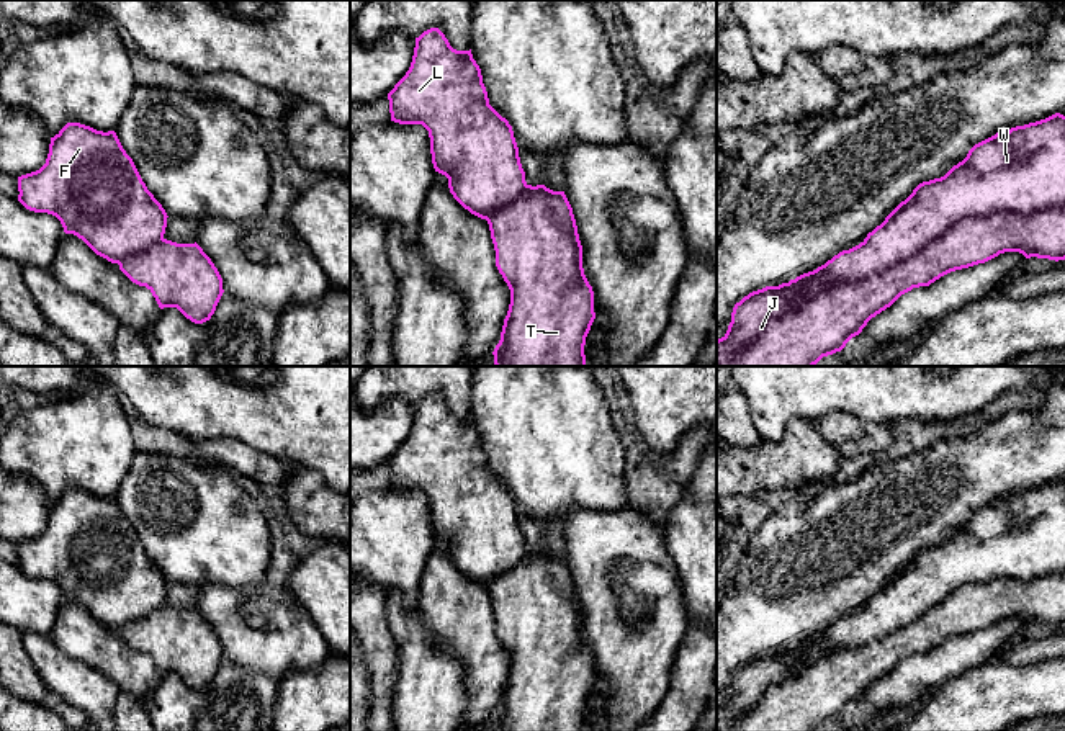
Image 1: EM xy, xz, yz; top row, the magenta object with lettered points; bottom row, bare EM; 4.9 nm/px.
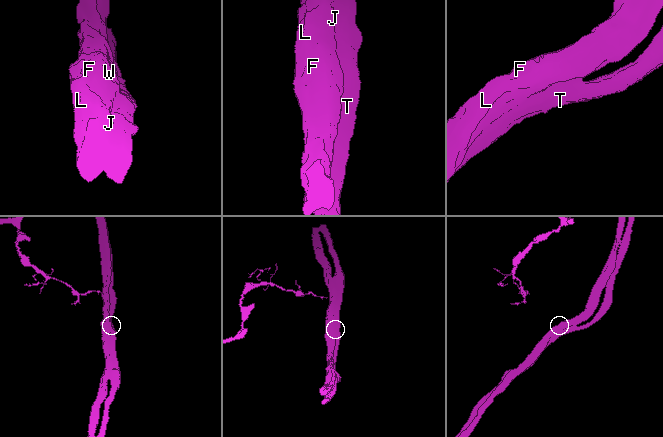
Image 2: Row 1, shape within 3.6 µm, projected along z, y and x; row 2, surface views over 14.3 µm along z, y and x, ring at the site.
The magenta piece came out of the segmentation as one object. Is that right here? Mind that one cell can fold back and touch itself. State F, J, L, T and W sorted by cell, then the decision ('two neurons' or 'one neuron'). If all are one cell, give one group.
groups F J L W / T; two neurons

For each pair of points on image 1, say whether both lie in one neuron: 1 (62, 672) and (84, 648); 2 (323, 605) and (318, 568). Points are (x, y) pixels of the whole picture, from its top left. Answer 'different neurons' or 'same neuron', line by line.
1: different neurons
2: same neuron

